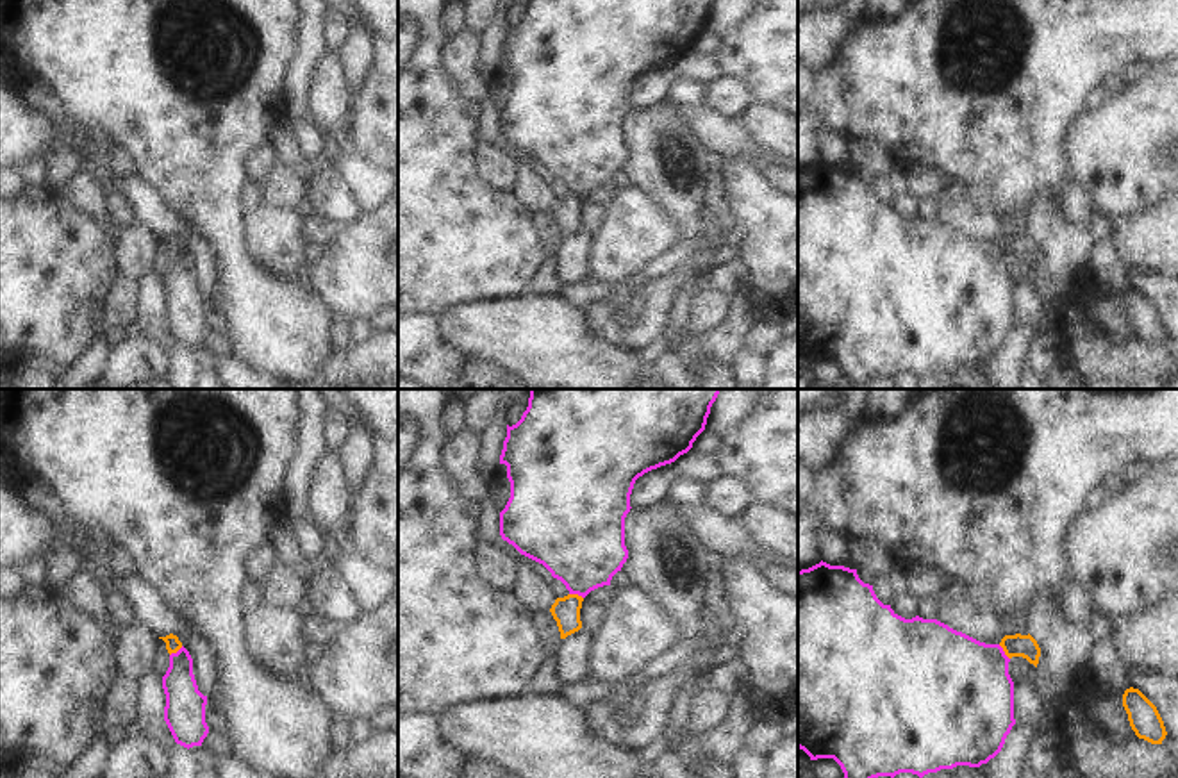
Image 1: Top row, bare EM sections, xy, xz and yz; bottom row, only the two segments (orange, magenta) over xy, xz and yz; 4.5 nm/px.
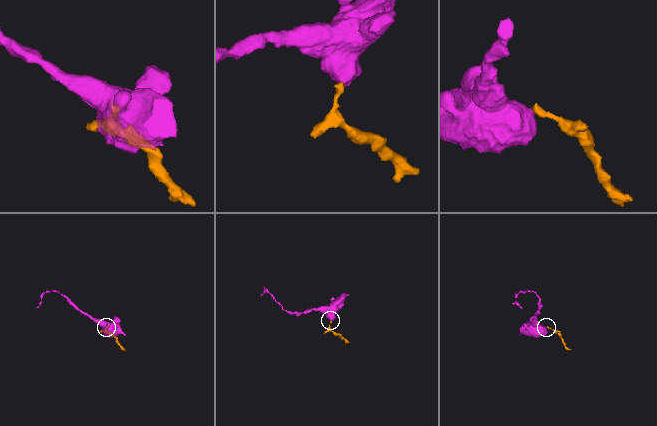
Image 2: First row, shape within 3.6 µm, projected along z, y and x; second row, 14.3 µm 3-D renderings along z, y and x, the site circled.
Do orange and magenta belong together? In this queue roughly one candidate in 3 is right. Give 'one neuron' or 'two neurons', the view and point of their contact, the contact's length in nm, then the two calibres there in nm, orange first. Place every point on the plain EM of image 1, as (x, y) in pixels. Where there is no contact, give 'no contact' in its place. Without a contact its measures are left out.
two neurons; contact yz (1003, 250); length 90 nm; calibres 100 and 440 nm

